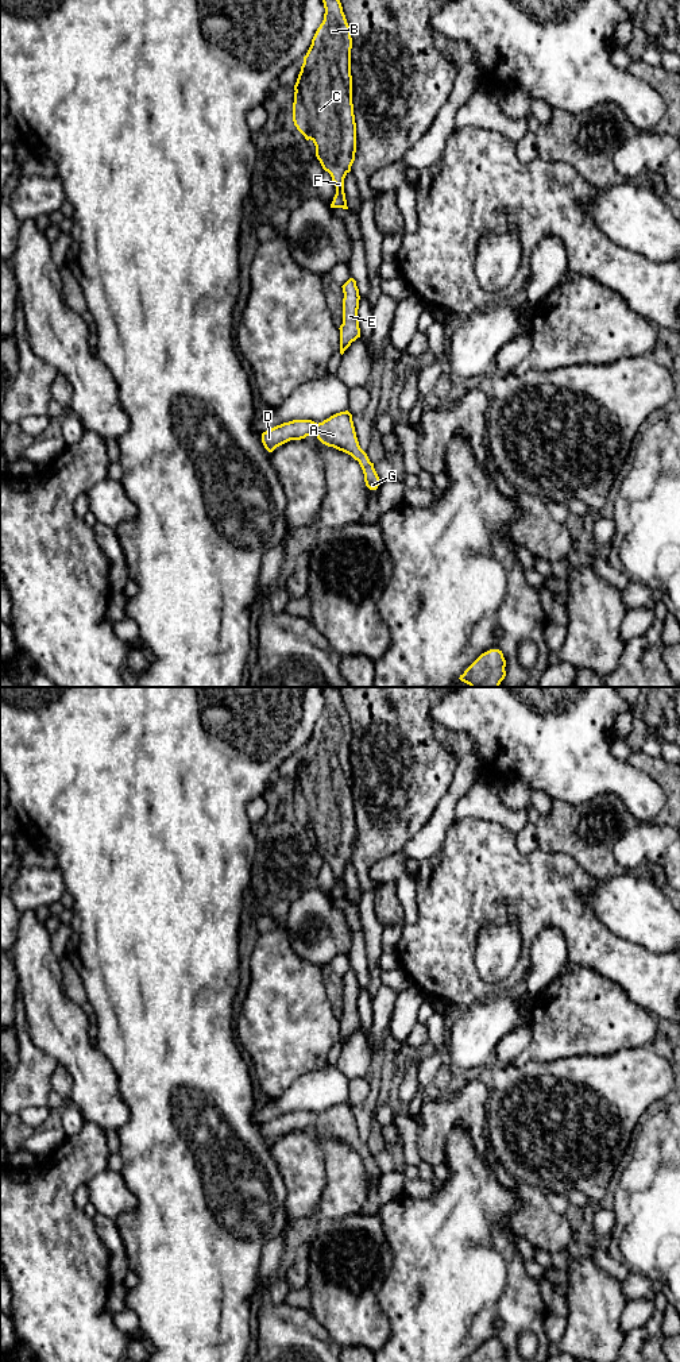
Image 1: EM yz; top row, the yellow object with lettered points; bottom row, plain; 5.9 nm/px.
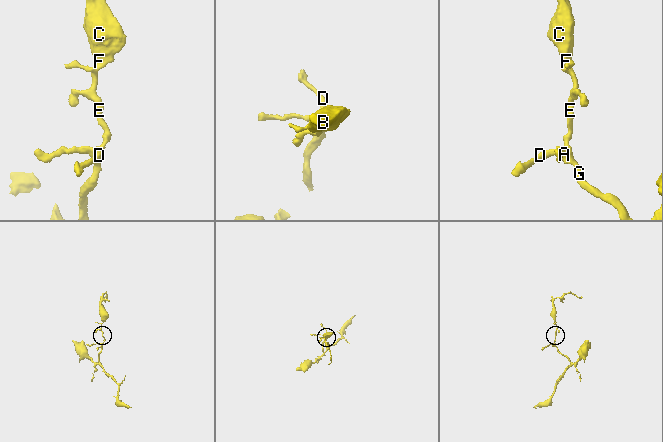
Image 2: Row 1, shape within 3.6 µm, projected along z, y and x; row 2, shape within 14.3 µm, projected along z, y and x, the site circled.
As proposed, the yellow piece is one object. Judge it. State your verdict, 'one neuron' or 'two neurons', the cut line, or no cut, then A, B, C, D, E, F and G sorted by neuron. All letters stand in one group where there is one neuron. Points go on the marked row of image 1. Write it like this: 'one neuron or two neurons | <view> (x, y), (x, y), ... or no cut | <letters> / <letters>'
one neuron | no cut | A B C D E F G

